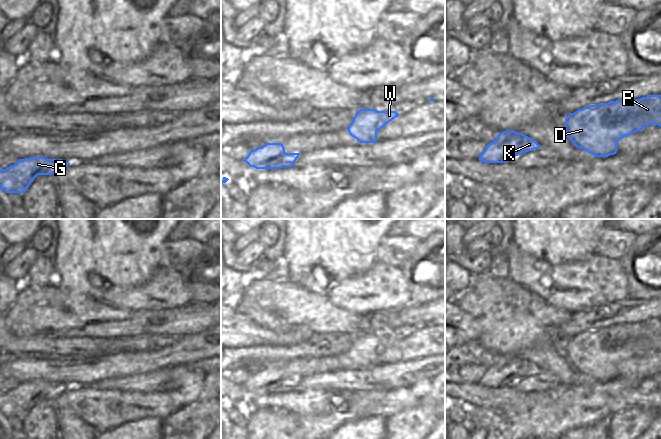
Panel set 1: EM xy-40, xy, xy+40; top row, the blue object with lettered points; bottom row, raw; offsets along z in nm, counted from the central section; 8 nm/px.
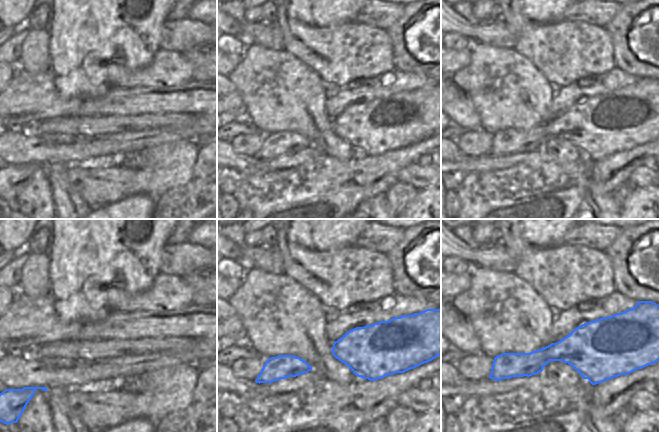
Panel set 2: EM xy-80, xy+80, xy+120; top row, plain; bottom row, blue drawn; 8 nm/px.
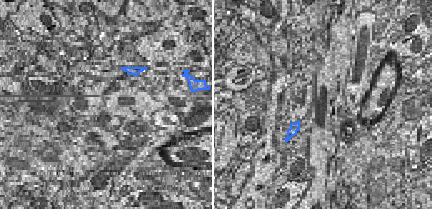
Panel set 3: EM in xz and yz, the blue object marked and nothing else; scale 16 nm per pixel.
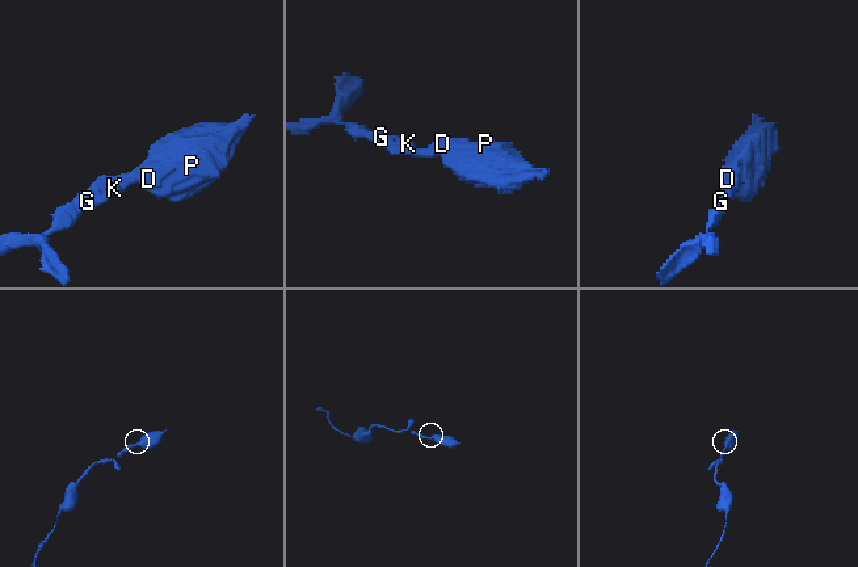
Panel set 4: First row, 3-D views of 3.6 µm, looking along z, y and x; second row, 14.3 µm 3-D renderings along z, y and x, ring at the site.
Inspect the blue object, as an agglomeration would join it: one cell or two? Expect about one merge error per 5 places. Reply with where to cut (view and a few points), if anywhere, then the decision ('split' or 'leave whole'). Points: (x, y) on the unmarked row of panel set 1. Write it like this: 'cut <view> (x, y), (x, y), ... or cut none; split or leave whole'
cut none; leave whole

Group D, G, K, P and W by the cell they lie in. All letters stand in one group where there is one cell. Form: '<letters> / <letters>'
D G K P W

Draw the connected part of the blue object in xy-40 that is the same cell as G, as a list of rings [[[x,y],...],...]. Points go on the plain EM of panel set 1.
[[[44,381],[19,383],[14,389],[0,394],[0,411],[6,417],[24,417],[38,399],[52,399],[69,388],[62,383],[54,384]]]

